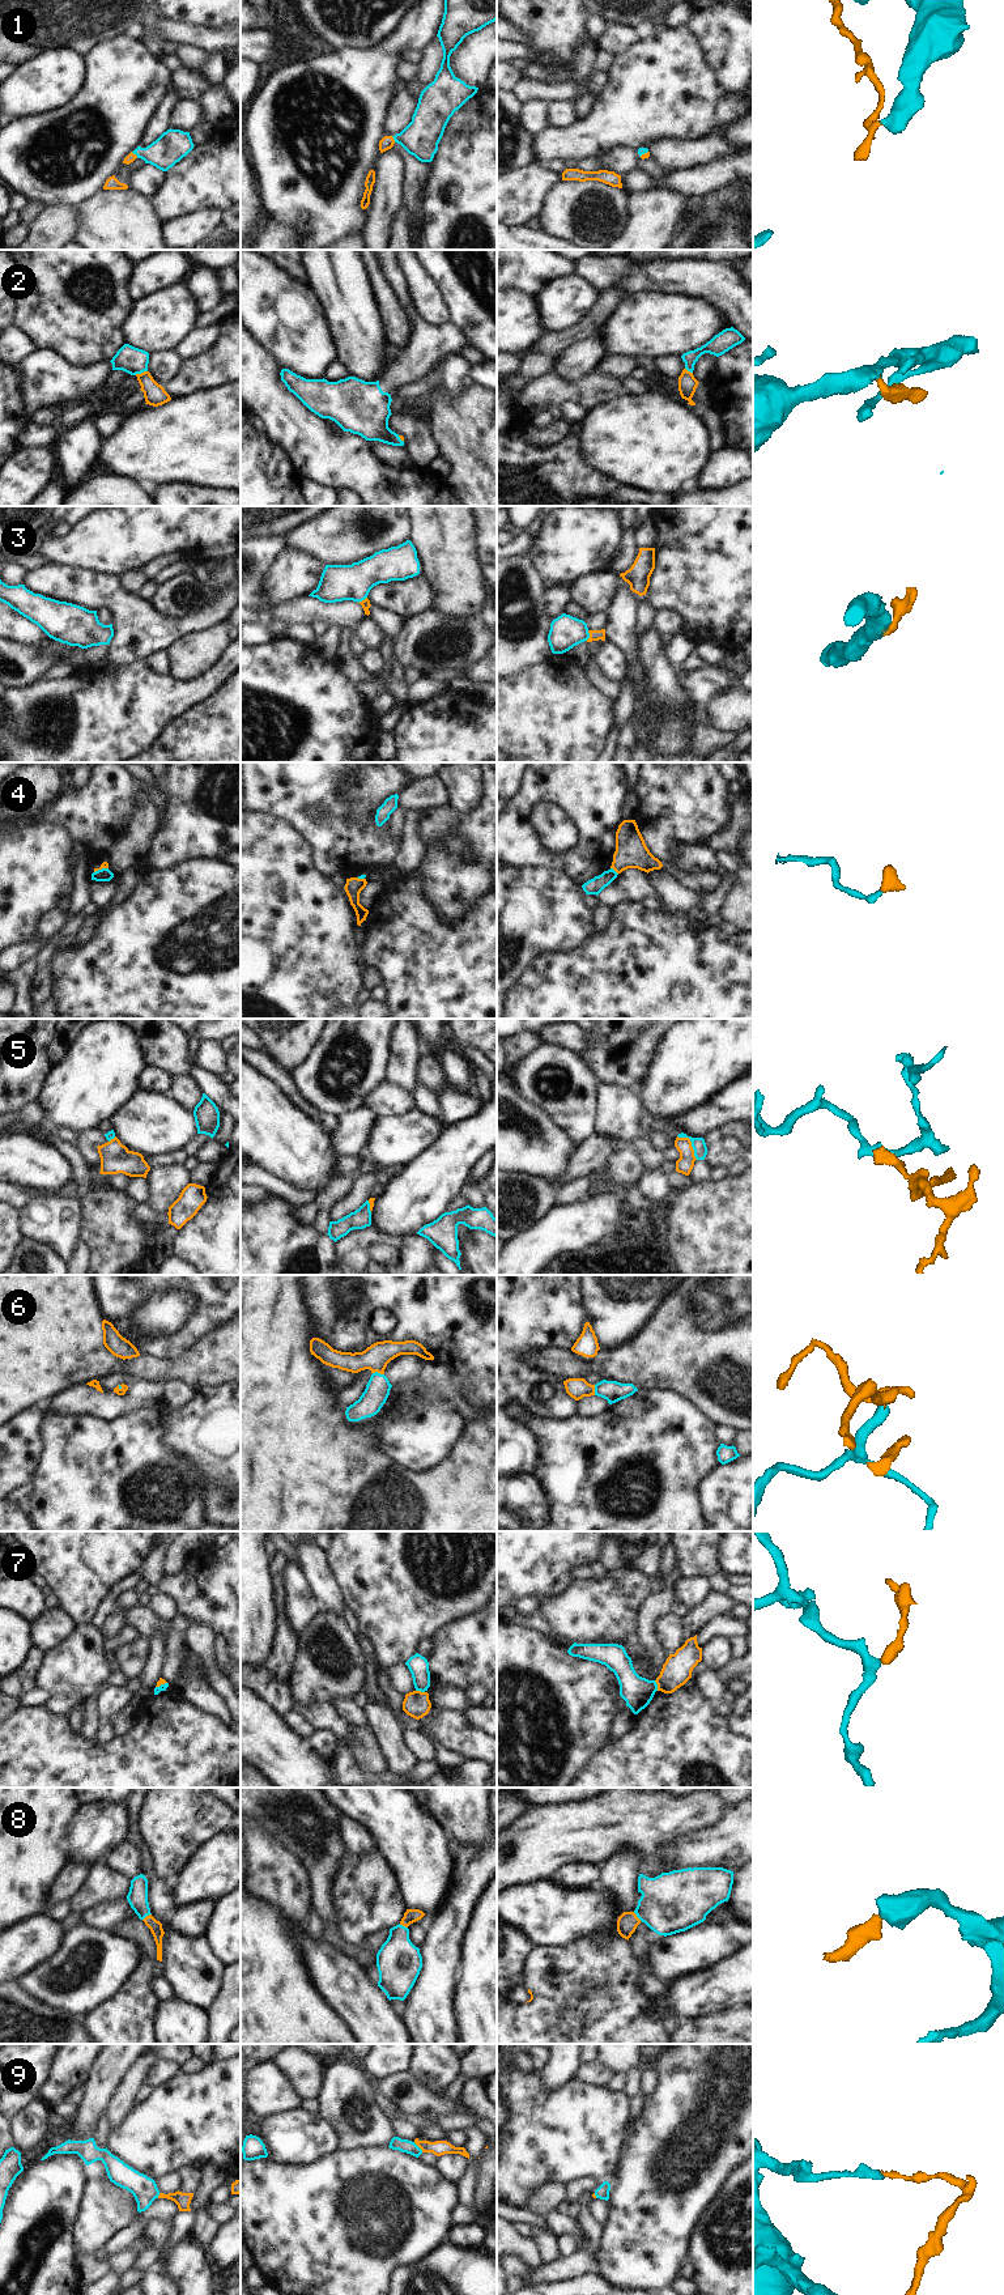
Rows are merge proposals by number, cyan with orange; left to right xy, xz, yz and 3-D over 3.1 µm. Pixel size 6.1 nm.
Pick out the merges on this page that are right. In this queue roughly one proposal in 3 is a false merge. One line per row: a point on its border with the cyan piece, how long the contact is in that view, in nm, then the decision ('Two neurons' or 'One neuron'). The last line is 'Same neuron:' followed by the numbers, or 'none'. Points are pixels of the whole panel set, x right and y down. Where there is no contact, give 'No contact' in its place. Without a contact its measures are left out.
1: Touches cyan at xy (135, 153). Shared border 60 nm. One neuron
2: Touches cyan at xy (140, 373). Shared border 80 nm. One neuron
3: Touches cyan at yz (588, 636). Shared border 70 nm. One neuron
4: Touches cyan at yz (615, 871). Shared border 60 nm. Two neurons
5: Touches cyan at yz (692, 1143). Shared border 200 nm. Two neurons
6: Touches cyan at xz (377, 1372). Shared border 70 nm. One neuron
7: Touches cyan at yz (656, 1686). Shared border 70 nm. Two neurons
8: Touches cyan at xy (147, 1915). Shared border 70 nm. One neuron
9: Touches cyan at xz (418, 2147). Shared border 90 nm. One neuron
Same neuron: 1, 2, 3, 6, 8, 9.

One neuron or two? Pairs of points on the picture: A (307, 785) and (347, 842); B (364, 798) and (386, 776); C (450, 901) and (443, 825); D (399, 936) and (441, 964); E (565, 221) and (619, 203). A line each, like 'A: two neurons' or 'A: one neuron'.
A: one neuron
B: one neuron
C: one neuron
D: one neuron
E: one neuron

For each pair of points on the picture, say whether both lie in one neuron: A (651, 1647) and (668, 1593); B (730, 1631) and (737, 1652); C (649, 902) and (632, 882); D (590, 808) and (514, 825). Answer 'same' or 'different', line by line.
A: same
B: different
C: same
D: same

